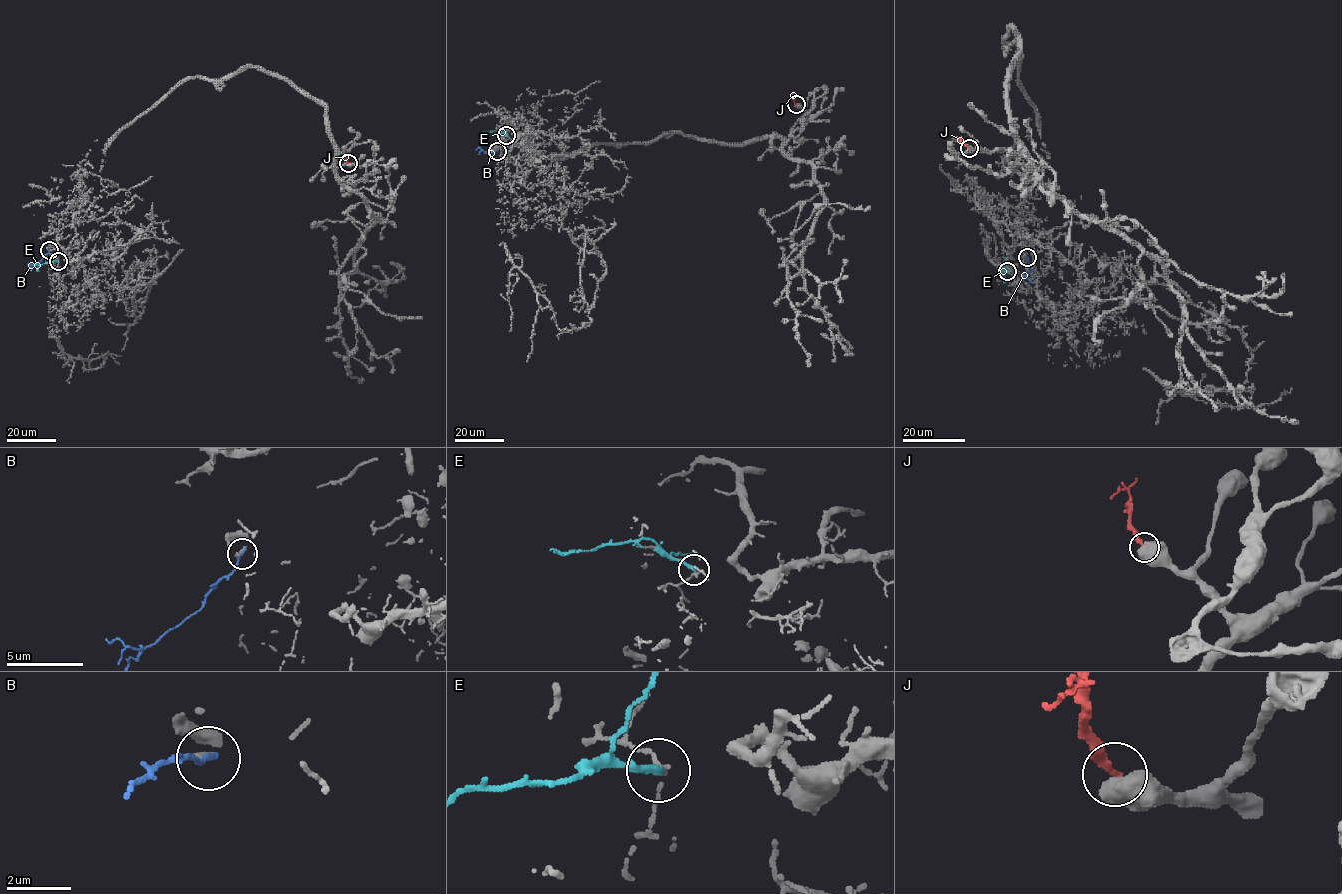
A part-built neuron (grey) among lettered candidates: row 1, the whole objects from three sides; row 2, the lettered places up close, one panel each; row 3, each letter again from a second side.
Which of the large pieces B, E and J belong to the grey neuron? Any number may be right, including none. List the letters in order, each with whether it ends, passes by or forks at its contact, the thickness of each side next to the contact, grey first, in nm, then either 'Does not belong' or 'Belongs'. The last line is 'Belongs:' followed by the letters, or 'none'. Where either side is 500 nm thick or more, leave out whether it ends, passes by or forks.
B: It ends there. Thickness 130 nm (grey) against 180 nm. Does not belong
E: It ends there. Thickness 160 nm (grey) against 240 nm. Does not belong
J: Thickness 750 nm (grey) against 240 nm. Does not belong
Belongs: none

